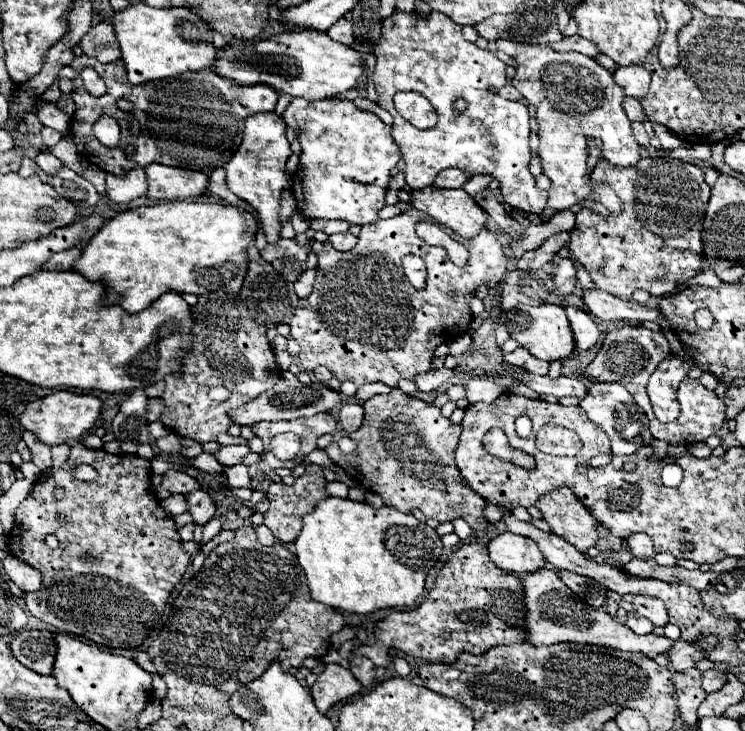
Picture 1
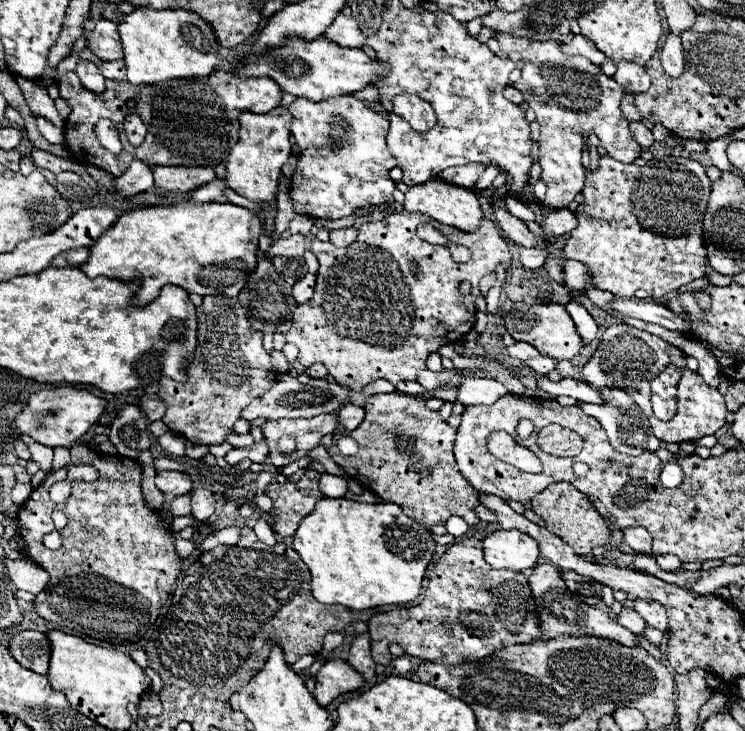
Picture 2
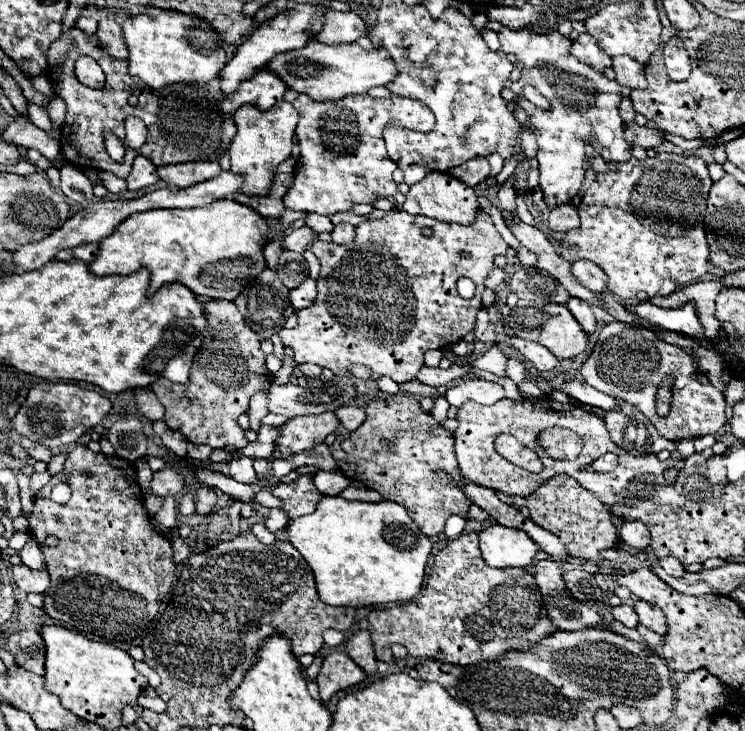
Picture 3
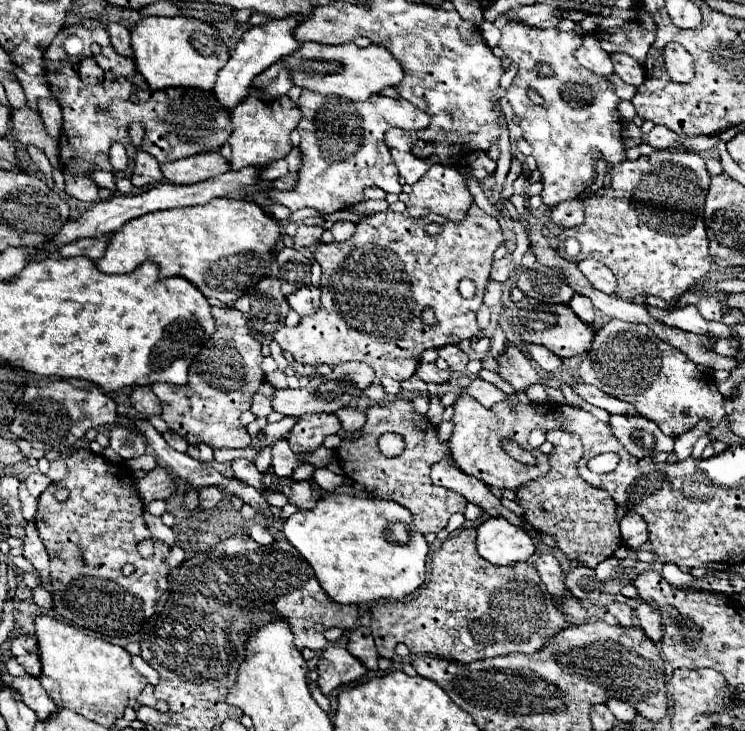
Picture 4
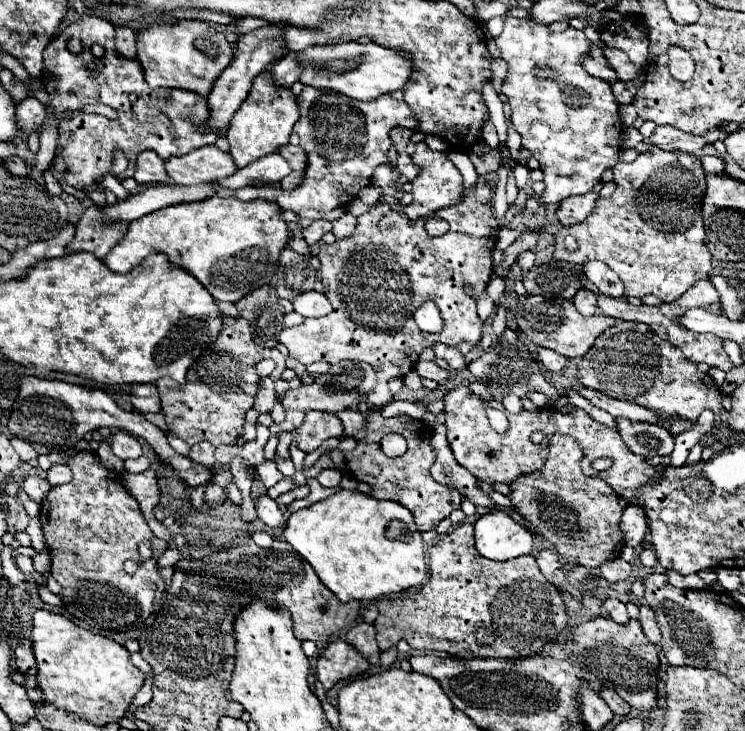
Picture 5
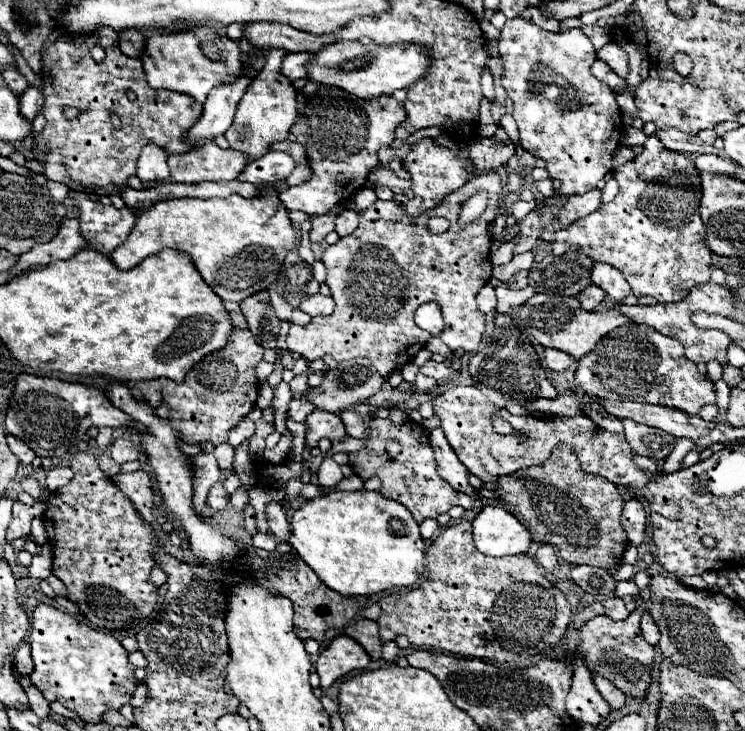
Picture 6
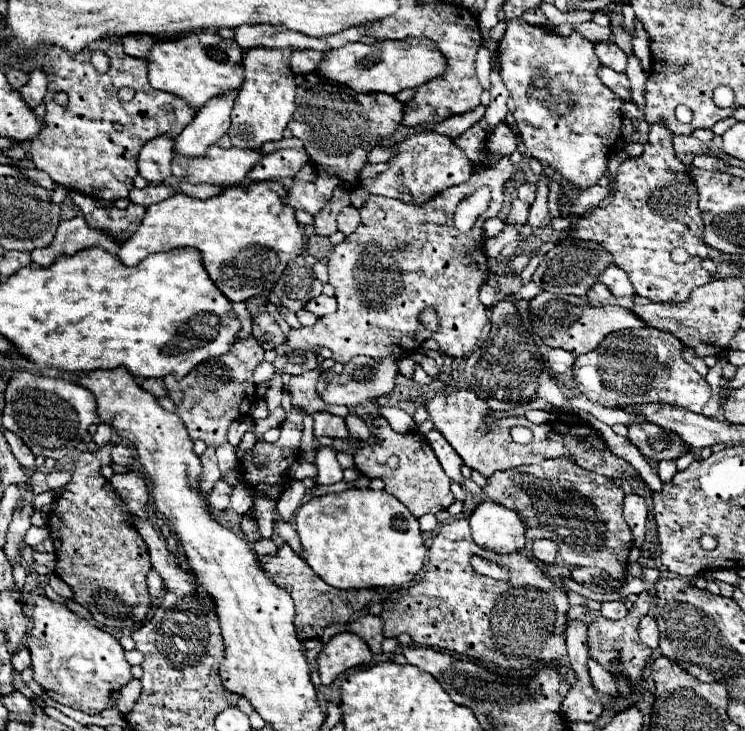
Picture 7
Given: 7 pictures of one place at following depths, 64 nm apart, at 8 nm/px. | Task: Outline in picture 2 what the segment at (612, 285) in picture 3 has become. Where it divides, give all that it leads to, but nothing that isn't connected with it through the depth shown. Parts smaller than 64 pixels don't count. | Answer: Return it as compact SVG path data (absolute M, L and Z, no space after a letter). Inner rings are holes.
M602 156L600 168L586 178L584 198L590 206L584 207L584 202L578 206L576 216L580 222L578 228L568 234L562 248L564 258L584 262L594 274L596 288L608 290L616 298L632 298L636 290L646 290L654 300L676 294L682 286L706 274L708 254L702 238L702 218L708 204L710 184L706 168L692 158L664 156L650 162L638 158L632 164L622 164L610 156Z

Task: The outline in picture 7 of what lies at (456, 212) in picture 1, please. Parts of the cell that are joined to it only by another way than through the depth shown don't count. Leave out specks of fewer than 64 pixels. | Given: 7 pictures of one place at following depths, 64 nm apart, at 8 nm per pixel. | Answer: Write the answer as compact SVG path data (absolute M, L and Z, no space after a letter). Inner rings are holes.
M420 130L416 134L406 136L404 140L390 144L388 148L394 154L388 160L388 170L374 176L372 180L368 178L362 182L362 188L370 194L396 198L401 190L408 190L408 194L412 194L414 204L424 204L444 188L462 184L472 174L472 162L468 160L468 156L458 150L448 136L438 134L434 130Z

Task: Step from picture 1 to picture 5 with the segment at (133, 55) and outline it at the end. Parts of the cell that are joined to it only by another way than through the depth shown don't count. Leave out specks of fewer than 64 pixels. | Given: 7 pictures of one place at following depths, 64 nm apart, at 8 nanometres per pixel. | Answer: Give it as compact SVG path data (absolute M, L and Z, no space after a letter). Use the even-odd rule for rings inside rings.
M182 20L174 26L150 24L138 32L138 62L142 64L148 86L180 88L206 98L220 72L224 72L224 68L228 68L234 58L234 44L226 40L222 46L218 38L226 38L226 34L202 20Z

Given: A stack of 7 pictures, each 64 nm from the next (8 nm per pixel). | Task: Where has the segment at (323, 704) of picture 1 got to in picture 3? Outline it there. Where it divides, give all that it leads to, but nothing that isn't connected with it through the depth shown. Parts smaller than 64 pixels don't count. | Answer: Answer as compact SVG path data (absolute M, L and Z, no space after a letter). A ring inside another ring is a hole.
M330 652L324 658L320 674L316 678L322 702L328 702L330 696L342 688L360 684L364 676L364 670L346 652Z

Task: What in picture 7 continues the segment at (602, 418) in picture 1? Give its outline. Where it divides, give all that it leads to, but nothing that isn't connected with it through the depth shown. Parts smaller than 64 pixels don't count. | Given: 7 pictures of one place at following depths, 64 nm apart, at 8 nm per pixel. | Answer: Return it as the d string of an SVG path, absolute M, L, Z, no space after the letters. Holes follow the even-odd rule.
M630 424L630 442L650 460L676 460L688 452L688 446L676 432L668 432L666 428L656 428L656 424Z

